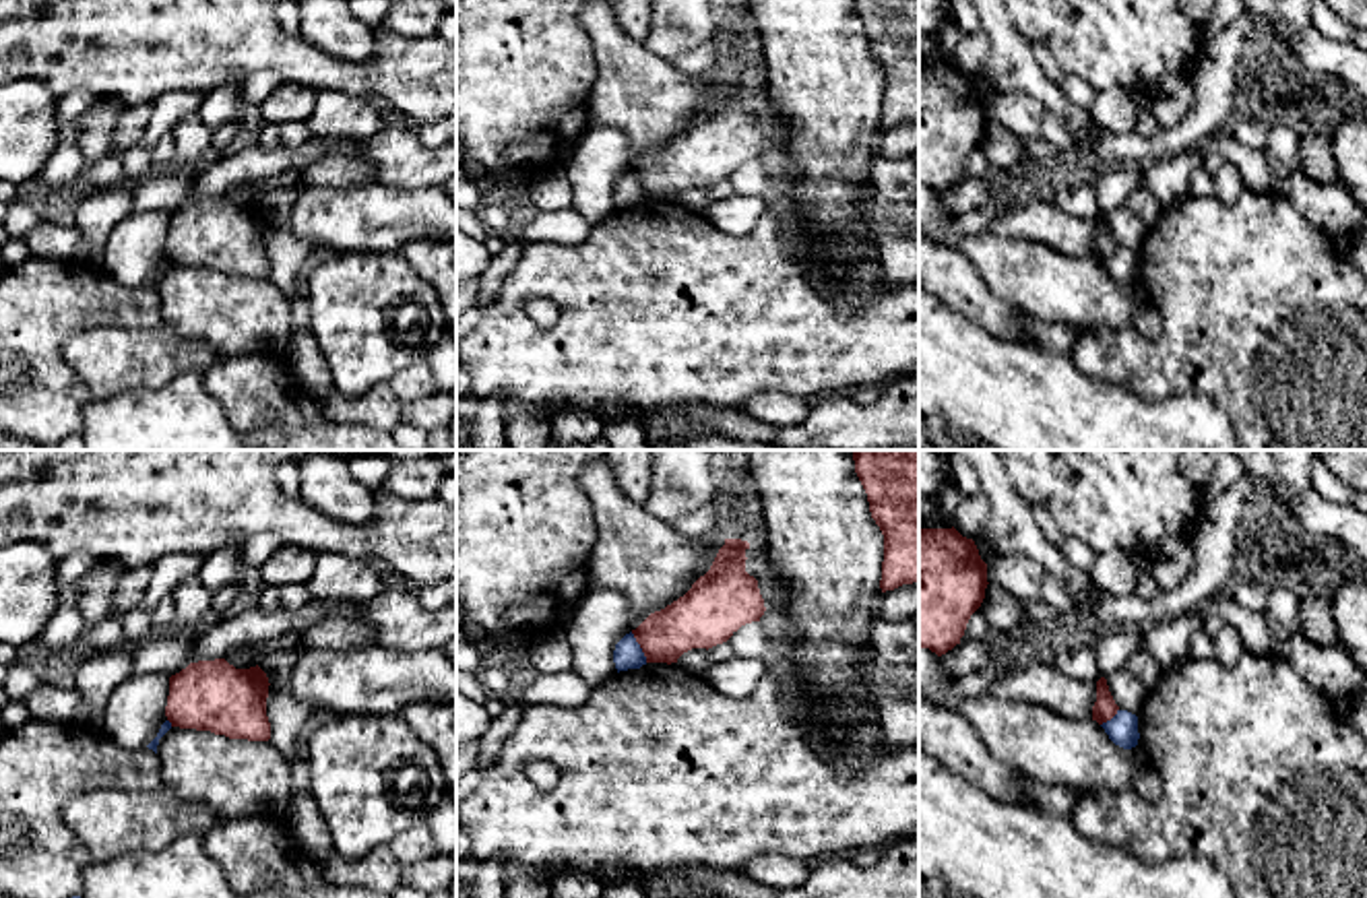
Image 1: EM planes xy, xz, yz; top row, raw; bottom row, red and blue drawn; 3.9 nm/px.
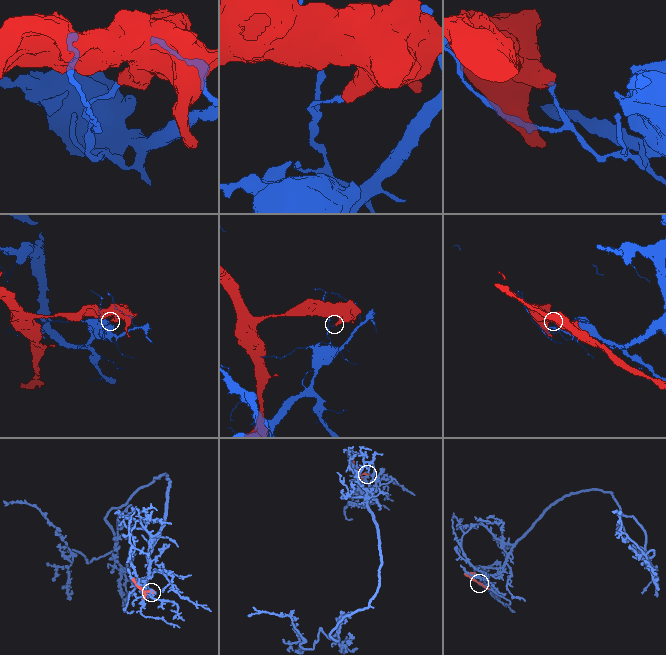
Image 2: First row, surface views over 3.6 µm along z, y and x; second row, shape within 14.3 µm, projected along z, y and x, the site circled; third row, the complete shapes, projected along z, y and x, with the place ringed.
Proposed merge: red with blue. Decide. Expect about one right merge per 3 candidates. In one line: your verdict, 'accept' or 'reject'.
reject

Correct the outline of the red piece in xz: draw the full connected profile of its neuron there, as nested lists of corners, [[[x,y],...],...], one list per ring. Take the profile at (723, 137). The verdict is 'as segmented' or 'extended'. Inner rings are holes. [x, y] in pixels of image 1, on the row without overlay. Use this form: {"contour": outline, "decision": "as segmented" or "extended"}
{"contour": [[[725,76],[710,107],[700,114],[692,126],[661,149],[650,151],[636,167],[646,200],[677,200],[692,186],[712,186],[727,180],[741,163],[760,159],[764,153],[764,136],[758,118],[745,109],[748,78]]], "decision": "as segmented"}

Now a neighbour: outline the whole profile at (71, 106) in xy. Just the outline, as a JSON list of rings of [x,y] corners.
[[[66,93],[58,97],[56,111],[58,122],[78,120],[83,111],[87,111],[97,99],[85,93]]]

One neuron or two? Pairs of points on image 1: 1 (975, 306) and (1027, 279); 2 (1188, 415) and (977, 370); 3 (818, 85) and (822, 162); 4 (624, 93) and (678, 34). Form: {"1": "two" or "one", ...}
{"1": "two", "2": "one", "3": "one", "4": "two"}

